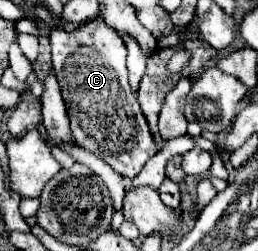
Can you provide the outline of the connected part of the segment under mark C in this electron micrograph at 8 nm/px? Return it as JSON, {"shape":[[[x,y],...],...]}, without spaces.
{"shape":[[[98,18],[82,24],[76,32],[52,28],[50,48],[54,74],[62,86],[62,98],[68,108],[74,138],[82,148],[94,152],[124,178],[132,180],[148,158],[158,152],[158,144],[128,84],[126,46],[122,38]]]}

